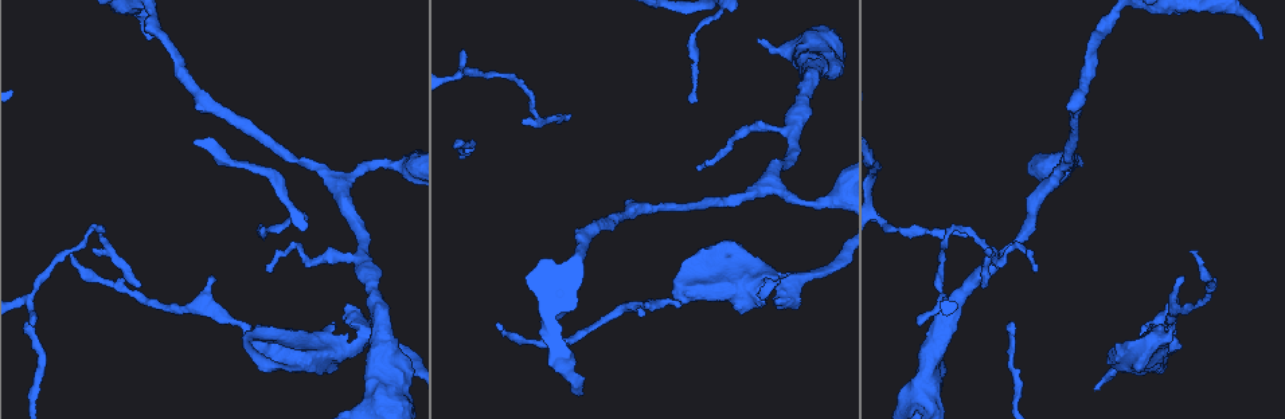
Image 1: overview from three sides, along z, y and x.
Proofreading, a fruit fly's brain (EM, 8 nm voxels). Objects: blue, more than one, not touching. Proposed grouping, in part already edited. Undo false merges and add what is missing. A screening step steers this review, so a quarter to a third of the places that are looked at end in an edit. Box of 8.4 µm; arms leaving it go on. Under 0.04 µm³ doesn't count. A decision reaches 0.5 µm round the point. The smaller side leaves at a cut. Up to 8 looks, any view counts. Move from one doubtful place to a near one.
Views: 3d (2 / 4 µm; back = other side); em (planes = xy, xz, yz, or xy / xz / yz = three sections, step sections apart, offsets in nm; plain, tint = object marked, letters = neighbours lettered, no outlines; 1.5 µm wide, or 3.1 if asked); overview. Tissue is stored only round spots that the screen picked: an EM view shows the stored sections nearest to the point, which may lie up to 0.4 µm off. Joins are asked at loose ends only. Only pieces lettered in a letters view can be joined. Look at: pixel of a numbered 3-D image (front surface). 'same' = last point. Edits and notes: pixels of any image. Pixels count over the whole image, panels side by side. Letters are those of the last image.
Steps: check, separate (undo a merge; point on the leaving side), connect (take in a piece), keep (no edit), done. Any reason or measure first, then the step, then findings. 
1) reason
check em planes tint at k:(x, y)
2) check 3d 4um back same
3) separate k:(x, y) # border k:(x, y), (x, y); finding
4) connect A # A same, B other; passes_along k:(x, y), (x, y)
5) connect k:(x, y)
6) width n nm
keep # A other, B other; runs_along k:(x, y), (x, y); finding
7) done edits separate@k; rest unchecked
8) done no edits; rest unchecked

free end
check em planes letters at 1:(701, 171)

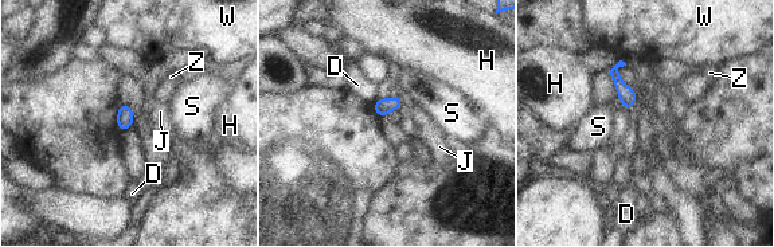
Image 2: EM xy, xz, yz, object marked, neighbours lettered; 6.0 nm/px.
keep # D other, H other, J other, S other, W other, Z other; border 2:(376, 98), (372, 105); none of them fits

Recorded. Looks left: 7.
branch stops here
check em planes plain at 1:(740, 312)

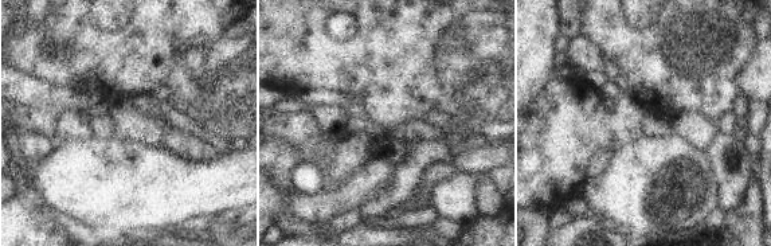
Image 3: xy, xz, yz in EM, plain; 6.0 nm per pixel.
check em planes letters same

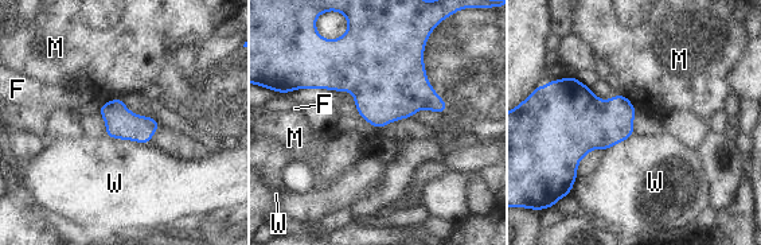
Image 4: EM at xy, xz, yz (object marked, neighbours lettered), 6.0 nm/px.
keep # F other, M other, W other; border 4:(105, 135), (148, 144); none of them fits

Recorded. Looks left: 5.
check em planes letters at 1:(802, 205)

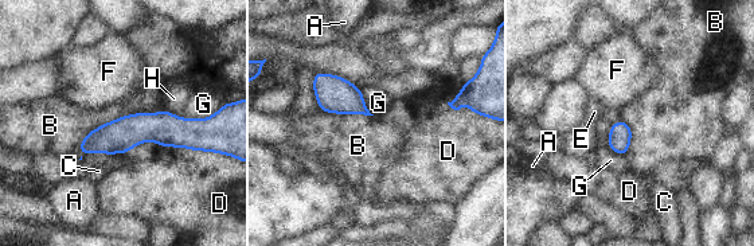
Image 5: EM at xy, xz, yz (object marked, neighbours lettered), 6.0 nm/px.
keep # A other, B other, C other, D other, E other, F other, G other, H other; one neuron here

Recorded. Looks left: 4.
done no edits; rest unchecked

